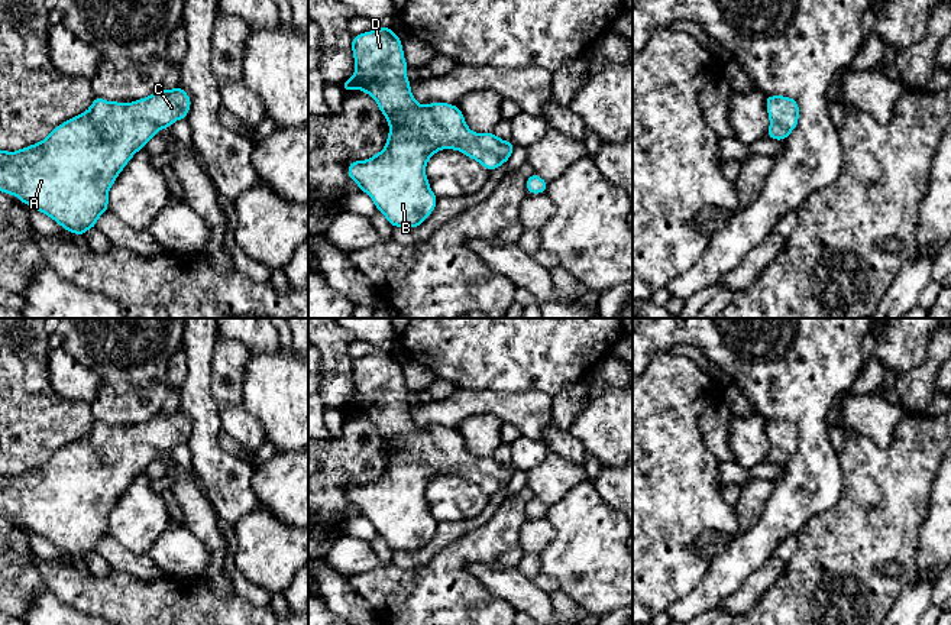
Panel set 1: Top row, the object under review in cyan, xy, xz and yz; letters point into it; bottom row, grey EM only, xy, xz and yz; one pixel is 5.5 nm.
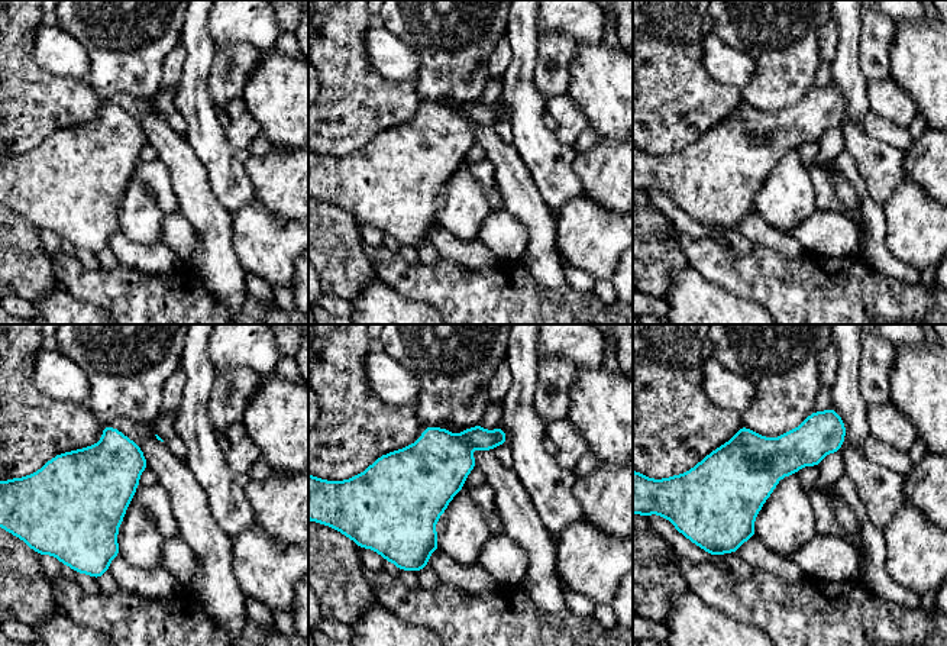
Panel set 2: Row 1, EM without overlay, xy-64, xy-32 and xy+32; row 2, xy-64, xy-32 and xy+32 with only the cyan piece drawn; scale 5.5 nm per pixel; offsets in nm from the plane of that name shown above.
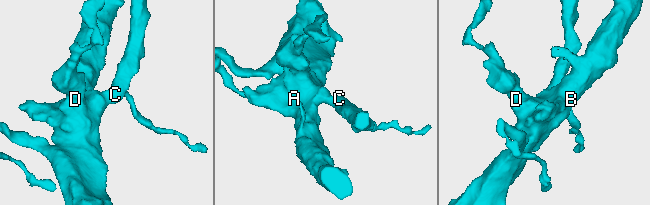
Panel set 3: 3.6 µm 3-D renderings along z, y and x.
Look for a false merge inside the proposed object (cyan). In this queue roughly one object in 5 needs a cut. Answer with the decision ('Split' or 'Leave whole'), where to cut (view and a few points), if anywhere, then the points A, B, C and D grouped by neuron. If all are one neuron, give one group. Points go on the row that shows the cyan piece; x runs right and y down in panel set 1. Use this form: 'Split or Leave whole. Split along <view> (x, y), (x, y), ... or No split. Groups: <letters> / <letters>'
Leave whole. No split. Groups: A B C D

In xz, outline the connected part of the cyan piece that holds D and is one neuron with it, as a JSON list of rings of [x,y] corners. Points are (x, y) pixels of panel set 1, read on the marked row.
[[[389,26],[359,33],[352,38],[355,74],[340,84],[345,91],[360,90],[369,94],[389,124],[385,148],[366,161],[353,161],[347,165],[347,175],[368,194],[376,210],[385,216],[392,227],[414,229],[426,221],[437,205],[431,191],[426,165],[430,158],[443,149],[460,150],[488,171],[499,168],[511,158],[514,142],[505,142],[492,133],[475,133],[459,106],[434,101],[420,106],[411,93],[407,78],[407,62],[402,41]]]

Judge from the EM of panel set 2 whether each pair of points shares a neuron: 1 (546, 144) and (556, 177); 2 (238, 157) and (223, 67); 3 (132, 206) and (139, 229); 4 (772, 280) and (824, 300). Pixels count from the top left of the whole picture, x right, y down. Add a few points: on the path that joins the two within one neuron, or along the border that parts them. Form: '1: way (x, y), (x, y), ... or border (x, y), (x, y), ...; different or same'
1: way (546, 152), (550, 168); same
2: border (209, 76), (209, 94), (217, 110); different
3: way (136, 212), (139, 223); same
4: way (785, 287), (811, 299); same

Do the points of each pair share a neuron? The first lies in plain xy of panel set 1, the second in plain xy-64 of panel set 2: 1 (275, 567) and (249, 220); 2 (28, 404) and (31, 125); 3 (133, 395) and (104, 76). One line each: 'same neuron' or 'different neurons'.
1: same neuron
2: same neuron
3: same neuron

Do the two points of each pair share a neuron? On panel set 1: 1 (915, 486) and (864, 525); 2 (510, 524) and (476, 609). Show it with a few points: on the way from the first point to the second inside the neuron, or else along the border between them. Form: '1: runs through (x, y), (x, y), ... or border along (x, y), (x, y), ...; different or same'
1: runs through (902, 488), (877, 512); same
2: runs through (488, 544), (465, 564), (465, 588); same

